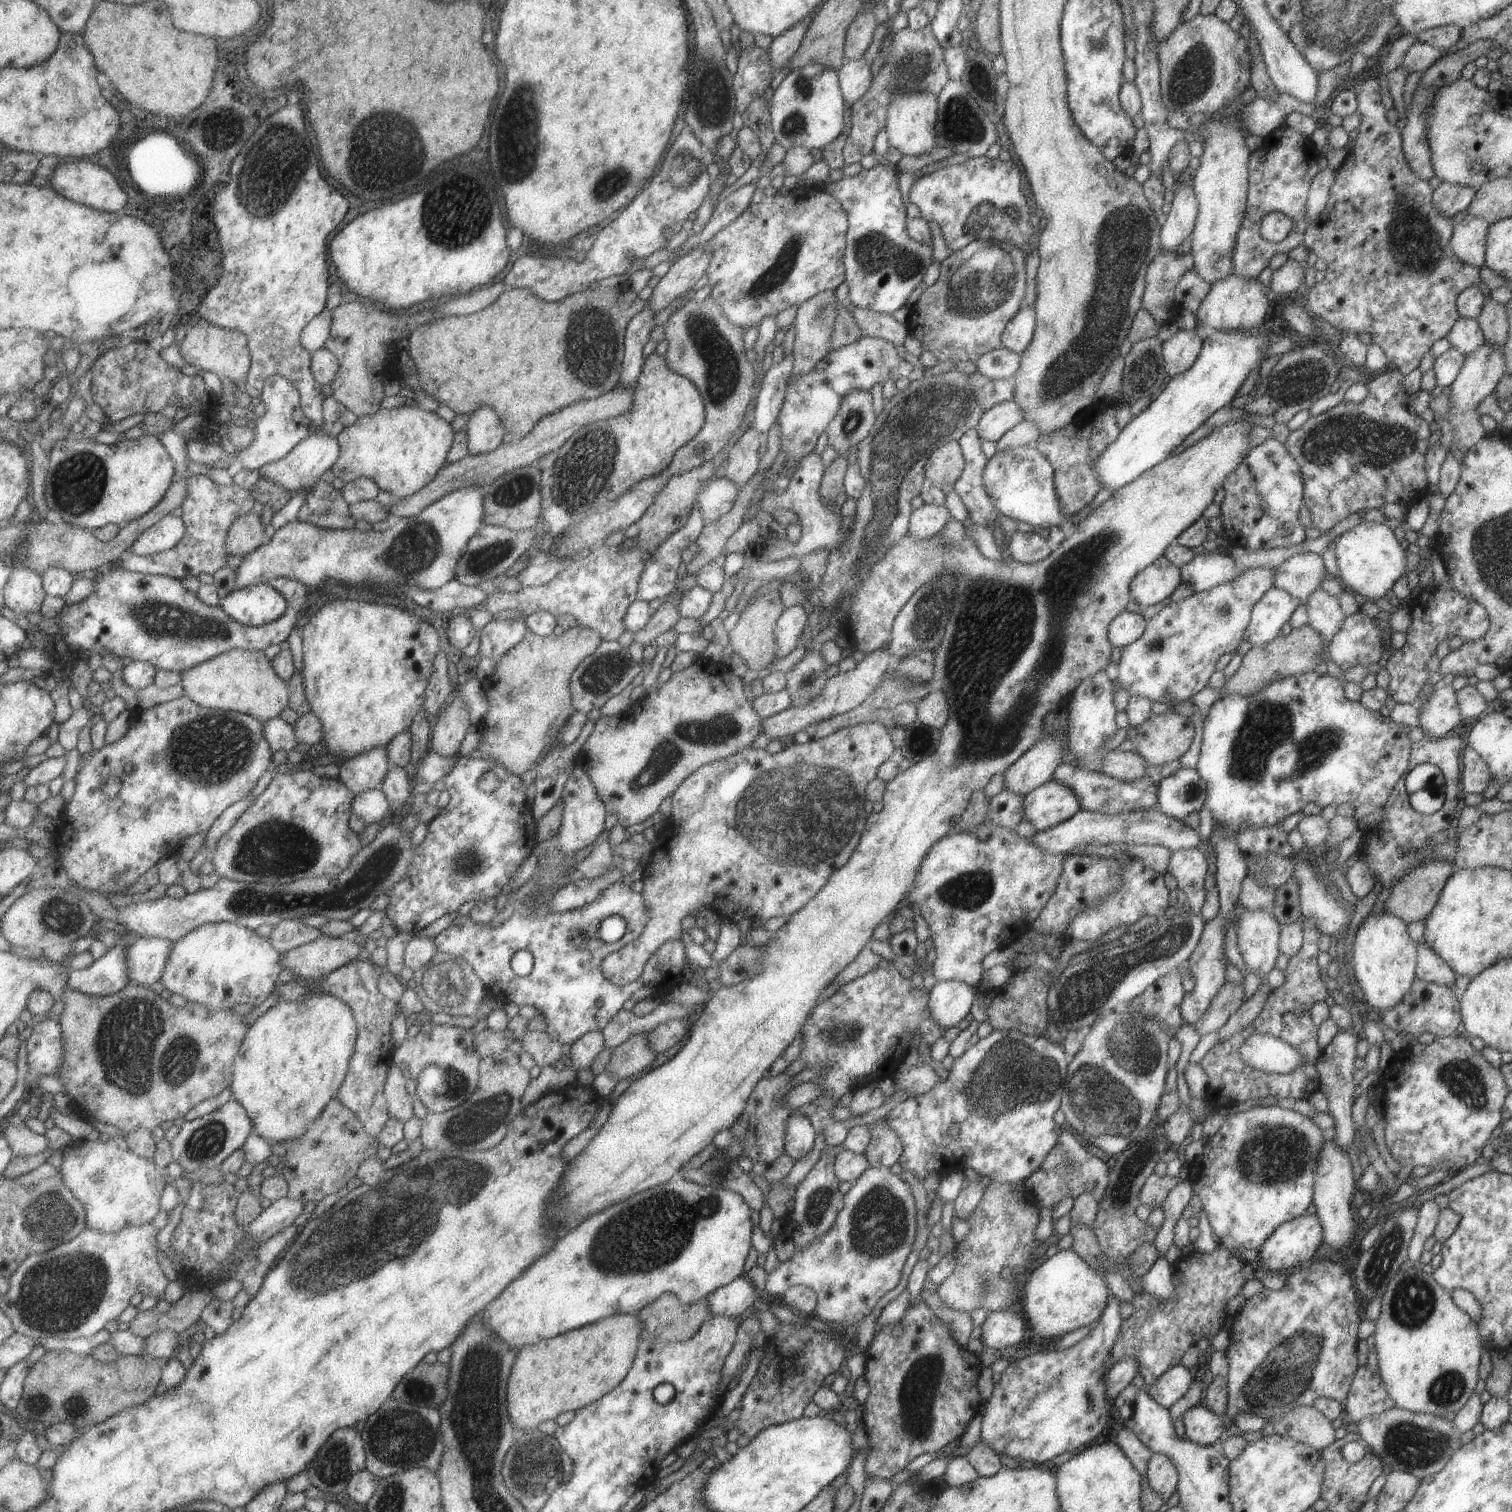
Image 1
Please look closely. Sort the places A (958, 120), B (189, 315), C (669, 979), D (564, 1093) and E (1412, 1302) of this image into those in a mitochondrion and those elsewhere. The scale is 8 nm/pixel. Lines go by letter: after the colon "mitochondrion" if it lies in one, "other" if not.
A: mitochondrion
B: other
C: other
D: other
E: mitochondrion

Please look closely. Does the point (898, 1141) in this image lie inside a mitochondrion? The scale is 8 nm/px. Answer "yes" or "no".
no

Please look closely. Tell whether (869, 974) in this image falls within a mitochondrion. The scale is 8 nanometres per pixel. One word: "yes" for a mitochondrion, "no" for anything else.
no

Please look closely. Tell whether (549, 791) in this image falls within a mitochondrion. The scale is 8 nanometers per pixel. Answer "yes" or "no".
no

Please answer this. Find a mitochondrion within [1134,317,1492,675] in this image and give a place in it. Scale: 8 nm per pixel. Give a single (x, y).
(1342, 438)

